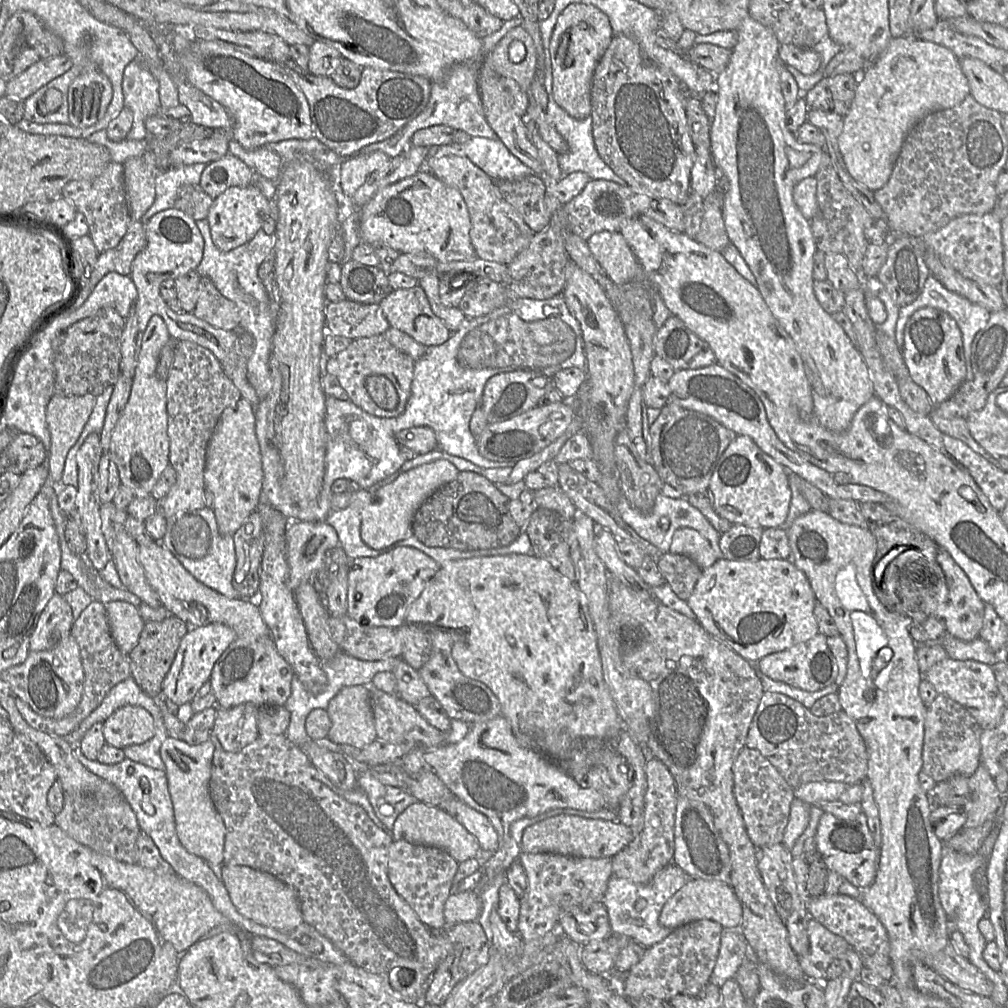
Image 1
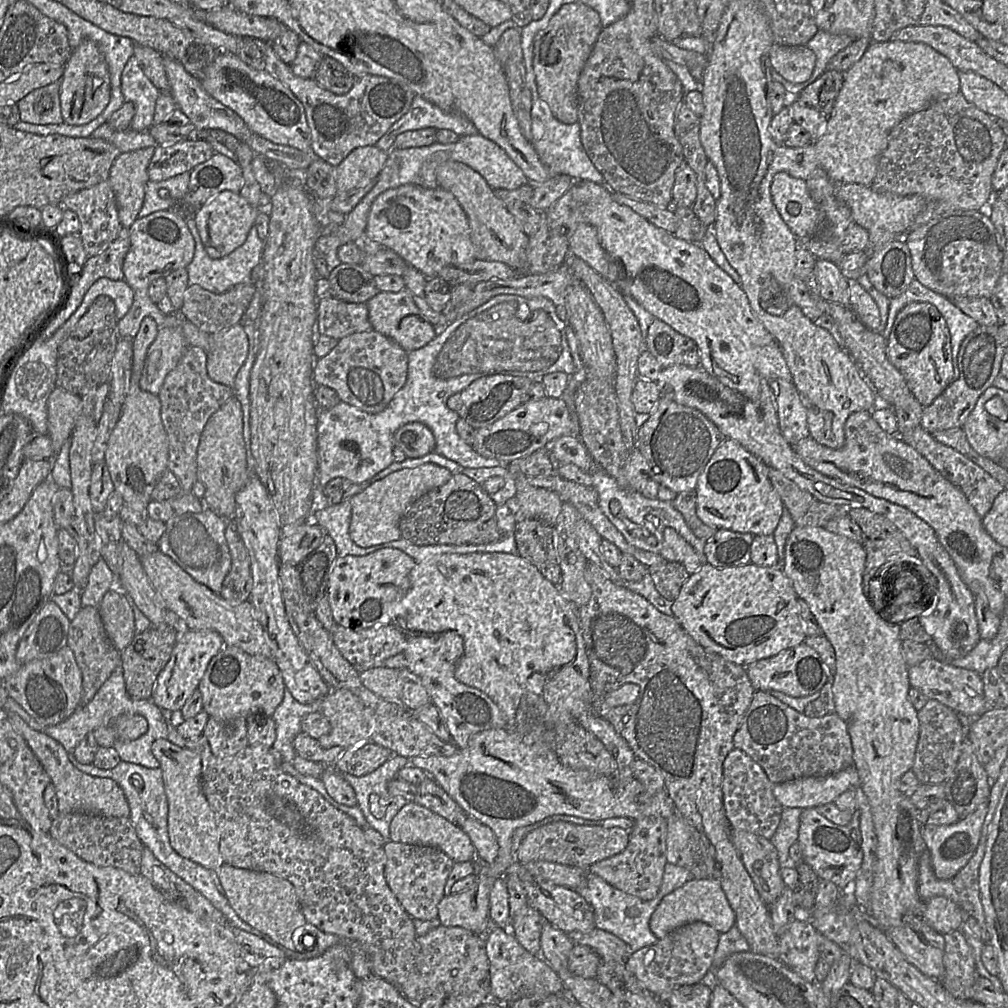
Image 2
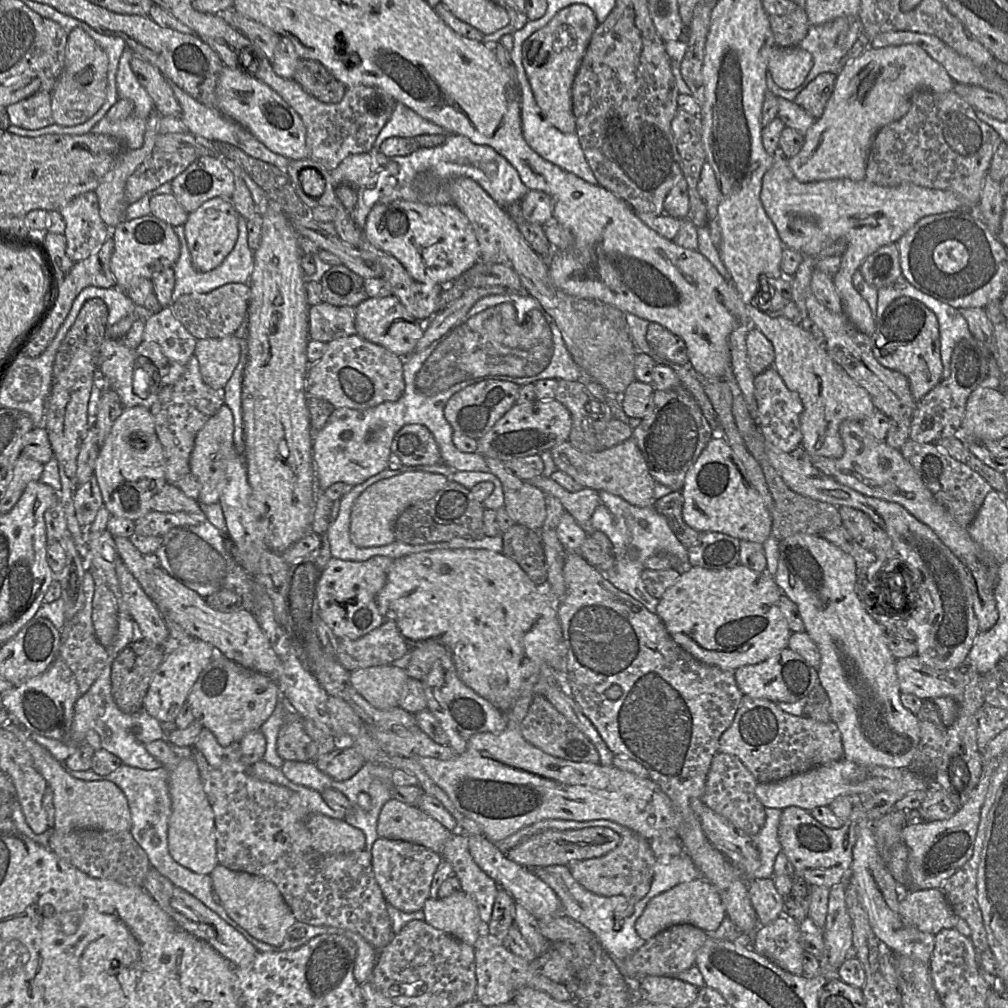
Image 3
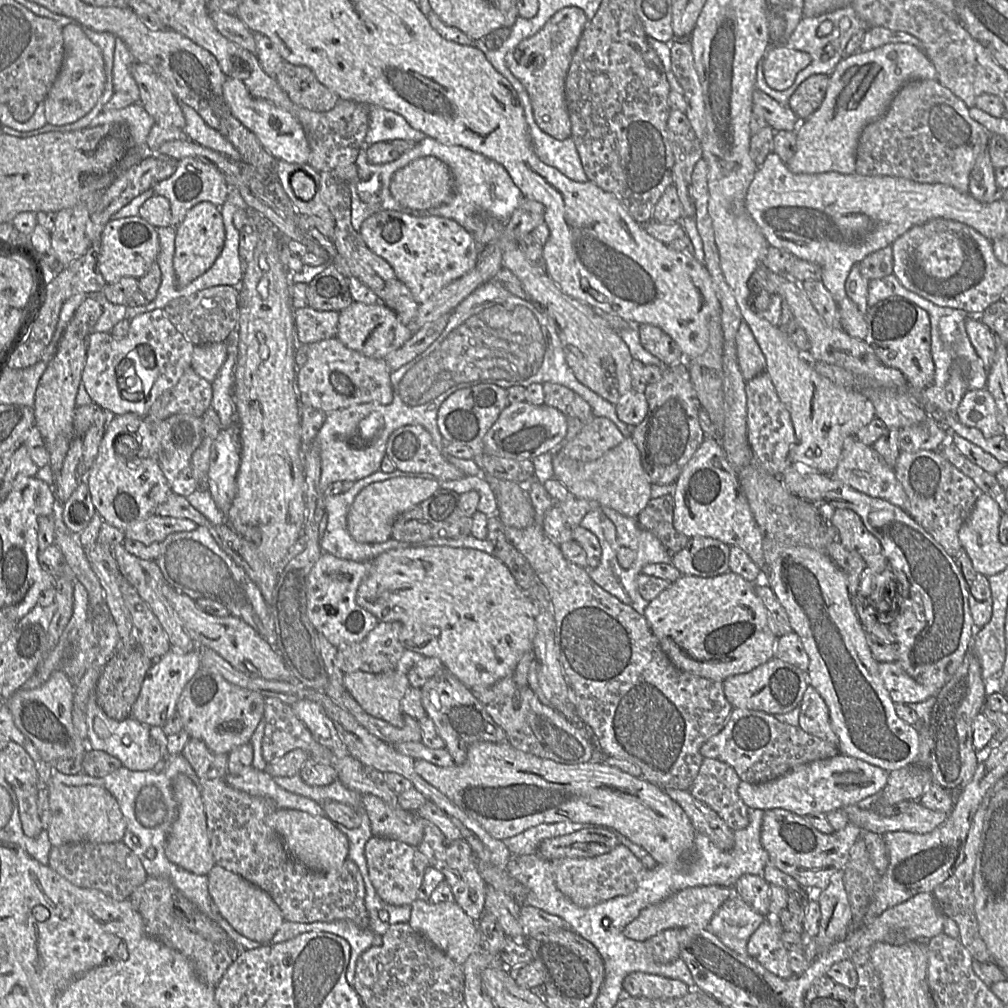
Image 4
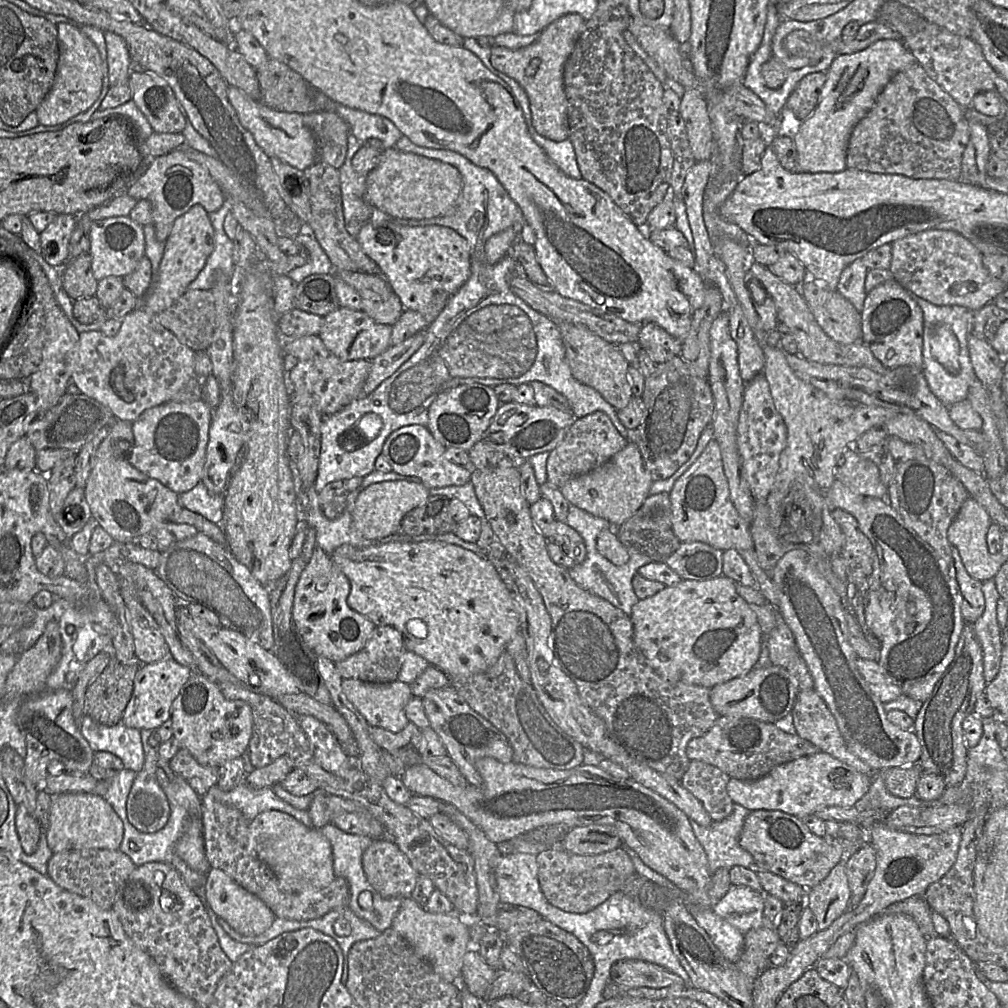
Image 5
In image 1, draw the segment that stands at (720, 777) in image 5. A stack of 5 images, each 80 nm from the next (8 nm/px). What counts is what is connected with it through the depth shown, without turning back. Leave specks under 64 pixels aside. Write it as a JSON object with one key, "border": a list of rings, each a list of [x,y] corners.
{"border":[[[747,747],[741,750],[733,764],[733,776],[734,795],[753,844],[757,848],[782,844],[795,799],[794,788],[758,750]]]}

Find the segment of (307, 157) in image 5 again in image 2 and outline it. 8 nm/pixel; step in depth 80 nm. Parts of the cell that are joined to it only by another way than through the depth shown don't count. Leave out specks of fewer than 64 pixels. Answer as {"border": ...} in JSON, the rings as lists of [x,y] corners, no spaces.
{"border":[[[219,51],[205,70],[201,84],[210,96],[234,111],[255,134],[276,144],[310,149],[310,129],[304,106],[288,87],[265,70],[251,68],[236,54]]]}

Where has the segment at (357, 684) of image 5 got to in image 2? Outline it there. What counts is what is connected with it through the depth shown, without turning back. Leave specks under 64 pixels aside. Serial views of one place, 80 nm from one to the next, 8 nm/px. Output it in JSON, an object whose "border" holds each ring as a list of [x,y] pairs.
{"border":[[[371,667],[359,672],[364,687],[386,701],[398,701],[402,688],[401,670],[398,668]]]}

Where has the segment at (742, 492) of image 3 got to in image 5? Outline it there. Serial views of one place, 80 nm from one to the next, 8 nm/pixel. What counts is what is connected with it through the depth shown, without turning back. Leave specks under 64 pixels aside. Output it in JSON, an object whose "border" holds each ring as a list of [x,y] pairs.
{"border":[[[713,433],[713,438],[708,442],[695,462],[676,480],[669,493],[672,511],[672,530],[682,542],[703,542],[723,552],[735,549],[749,566],[755,586],[761,591],[770,604],[778,609],[779,597],[773,579],[758,564],[753,538],[750,532],[750,523],[743,519],[735,508],[730,498],[729,483],[723,468],[720,445]]]}

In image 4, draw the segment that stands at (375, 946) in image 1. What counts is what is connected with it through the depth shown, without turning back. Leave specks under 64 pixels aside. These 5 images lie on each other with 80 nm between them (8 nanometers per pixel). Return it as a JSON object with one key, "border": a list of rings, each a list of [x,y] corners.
{"border":[[[225,778],[201,780],[199,787],[207,818],[207,831],[215,865],[238,874],[266,891],[280,908],[284,920],[311,923],[348,920],[362,929],[369,929],[369,914],[365,905],[365,884],[357,865],[345,859],[342,866],[328,873],[309,870],[288,852],[281,836],[266,824],[266,818],[277,811],[274,801],[251,796],[232,788]]]}

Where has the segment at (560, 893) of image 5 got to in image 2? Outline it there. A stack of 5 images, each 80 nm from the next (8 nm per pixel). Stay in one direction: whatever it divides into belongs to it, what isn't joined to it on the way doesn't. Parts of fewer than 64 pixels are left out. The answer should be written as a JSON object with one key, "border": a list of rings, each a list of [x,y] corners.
{"border":[[[648,816],[636,820],[629,831],[627,847],[620,853],[598,861],[588,867],[589,874],[600,877],[611,886],[642,900],[654,898],[659,890],[667,864],[668,819]]]}

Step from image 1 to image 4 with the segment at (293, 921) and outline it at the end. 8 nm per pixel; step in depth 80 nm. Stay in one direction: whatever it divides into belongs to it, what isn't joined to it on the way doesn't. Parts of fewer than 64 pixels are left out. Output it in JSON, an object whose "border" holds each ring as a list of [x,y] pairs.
{"border":[[[218,865],[211,869],[207,877],[210,897],[231,927],[251,940],[263,945],[271,944],[274,935],[285,921],[272,897],[260,887]]]}

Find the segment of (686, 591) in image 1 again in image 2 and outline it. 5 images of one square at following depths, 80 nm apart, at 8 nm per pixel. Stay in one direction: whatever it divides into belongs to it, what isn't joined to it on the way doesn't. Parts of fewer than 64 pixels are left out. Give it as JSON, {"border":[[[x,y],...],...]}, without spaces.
{"border":[[[664,560],[649,568],[648,574],[658,593],[668,600],[677,597],[691,575],[681,564]]]}

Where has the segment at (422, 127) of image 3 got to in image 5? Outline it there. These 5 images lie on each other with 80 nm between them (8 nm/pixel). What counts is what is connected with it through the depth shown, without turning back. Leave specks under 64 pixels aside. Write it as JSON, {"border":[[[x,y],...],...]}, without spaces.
{"border":[[[341,104],[335,107],[335,113],[345,120],[351,134],[363,146],[371,139],[379,140],[384,149],[396,146],[396,142],[405,137],[401,131],[387,118],[348,108]]]}

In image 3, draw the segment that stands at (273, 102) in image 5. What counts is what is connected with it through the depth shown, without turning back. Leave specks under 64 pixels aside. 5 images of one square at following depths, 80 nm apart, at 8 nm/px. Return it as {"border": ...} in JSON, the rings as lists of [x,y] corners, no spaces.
{"border":[[[300,60],[293,80],[299,83],[306,93],[329,104],[342,101],[348,89],[324,65],[315,60]]]}

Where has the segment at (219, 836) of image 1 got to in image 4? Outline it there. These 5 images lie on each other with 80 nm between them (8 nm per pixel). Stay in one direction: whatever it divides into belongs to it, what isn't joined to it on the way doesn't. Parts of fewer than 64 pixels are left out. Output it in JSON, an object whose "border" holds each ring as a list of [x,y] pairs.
{"border":[[[180,775],[174,781],[178,818],[168,836],[165,853],[174,864],[197,875],[208,875],[215,866],[207,831],[207,818],[200,787],[190,777]]]}

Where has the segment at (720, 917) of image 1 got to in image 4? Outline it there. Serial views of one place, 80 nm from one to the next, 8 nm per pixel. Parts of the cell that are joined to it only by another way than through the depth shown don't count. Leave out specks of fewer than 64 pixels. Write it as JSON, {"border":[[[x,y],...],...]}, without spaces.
{"border":[[[719,885],[686,888],[642,910],[639,916],[627,925],[623,933],[626,937],[636,941],[647,941],[656,934],[671,928],[698,927],[707,929],[716,911],[732,895],[733,889],[731,887]]]}

